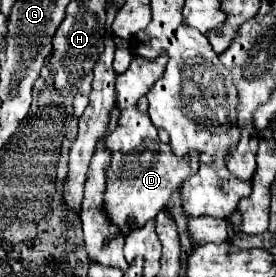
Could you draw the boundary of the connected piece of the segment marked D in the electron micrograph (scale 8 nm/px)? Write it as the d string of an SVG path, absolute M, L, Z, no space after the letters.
M133 56L131 66L125 74L117 76L117 100L121 104L121 118L113 134L105 138L111 150L111 166L107 168L107 190L105 190L105 210L109 218L127 232L127 220L131 218L137 226L143 226L147 220L155 218L171 198L171 194L197 172L197 152L179 158L173 154L169 144L163 144L157 136L157 128L149 120L149 114L139 110L139 100L149 92L157 78L165 72L167 58L159 56L155 62L149 62L141 56Z

